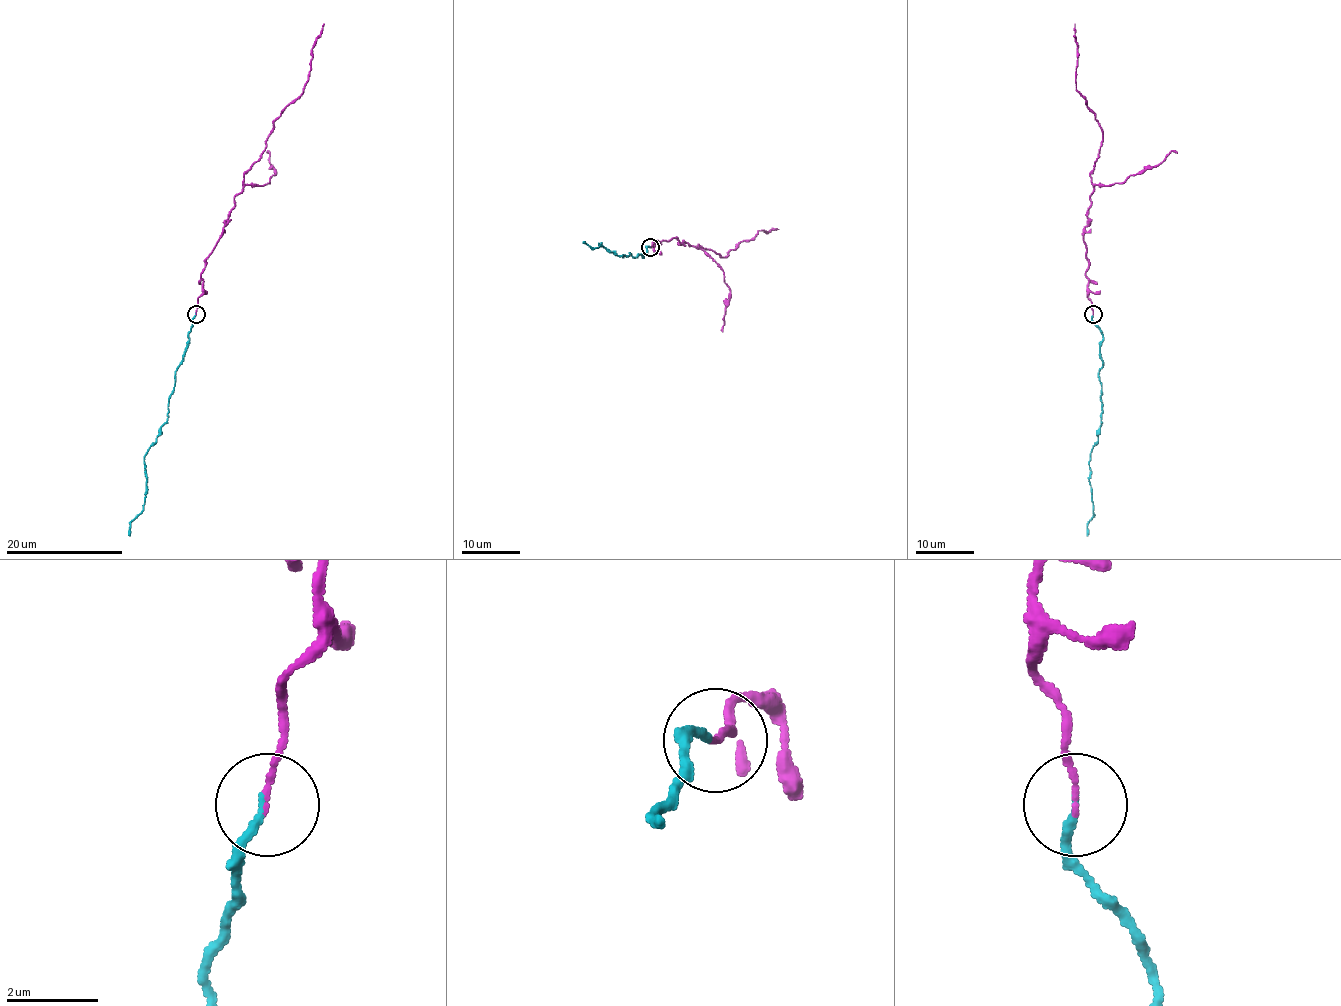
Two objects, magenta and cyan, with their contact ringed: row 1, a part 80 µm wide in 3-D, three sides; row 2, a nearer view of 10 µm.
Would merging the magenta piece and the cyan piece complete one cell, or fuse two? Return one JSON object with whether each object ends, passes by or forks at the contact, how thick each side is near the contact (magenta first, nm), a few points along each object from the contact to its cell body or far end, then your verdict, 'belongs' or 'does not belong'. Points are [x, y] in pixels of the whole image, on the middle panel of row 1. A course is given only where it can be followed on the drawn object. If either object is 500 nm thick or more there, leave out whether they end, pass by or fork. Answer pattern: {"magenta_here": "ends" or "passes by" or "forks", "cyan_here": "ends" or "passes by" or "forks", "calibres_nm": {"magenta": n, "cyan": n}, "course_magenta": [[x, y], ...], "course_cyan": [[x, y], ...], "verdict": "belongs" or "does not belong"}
{"magenta_here": "ends", "cyan_here": "ends", "calibres_nm": {"magenta": 120, "cyan": 170}, "course_magenta": [[651, 248], [655, 240], [659, 243], [674, 237], [725, 256], [741, 242], [750, 240], [758, 230], [779, 229]], "course_cyan": [[649, 248], [643, 258], [630, 253], [622, 256], [609, 252], [598, 245], [601, 243], [591, 248], [584, 242]], "verdict": "belongs"}

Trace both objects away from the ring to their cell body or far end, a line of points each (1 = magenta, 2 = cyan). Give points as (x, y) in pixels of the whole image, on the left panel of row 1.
1: (196, 313), (205, 260), (241, 191), (244, 174), (266, 146), (281, 113), (304, 88), (311, 49), (324, 24)
2: (195, 313), (183, 361), (176, 370), (167, 421), (144, 457), (147, 484), (144, 510), (131, 523), (129, 536)

